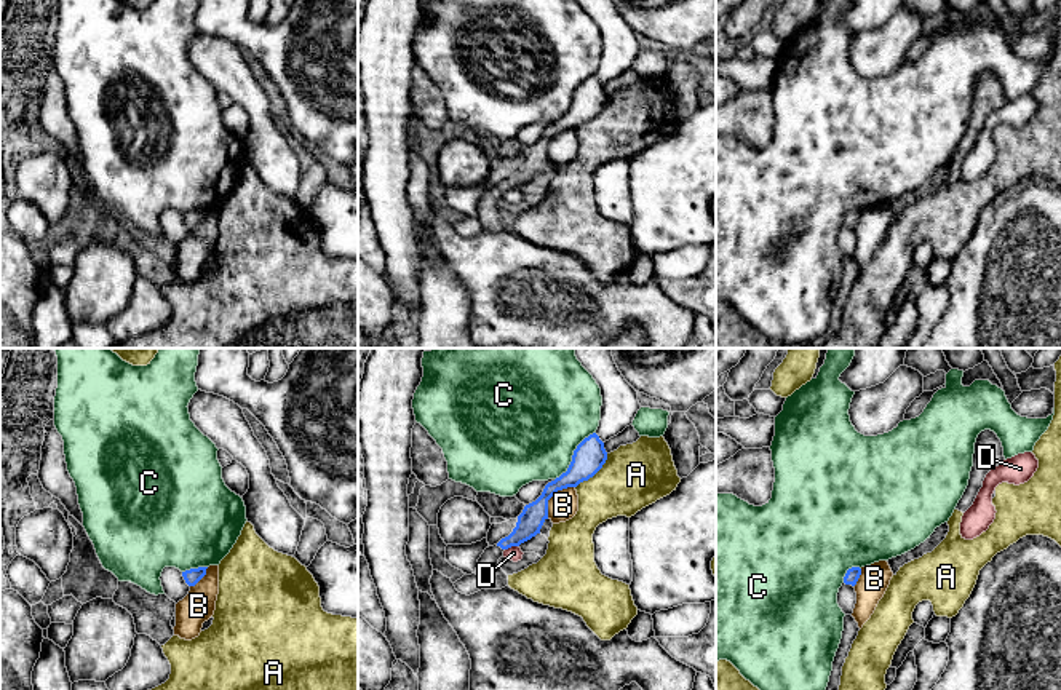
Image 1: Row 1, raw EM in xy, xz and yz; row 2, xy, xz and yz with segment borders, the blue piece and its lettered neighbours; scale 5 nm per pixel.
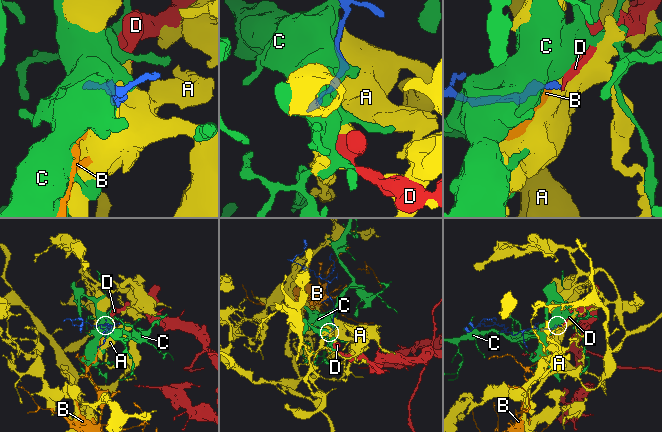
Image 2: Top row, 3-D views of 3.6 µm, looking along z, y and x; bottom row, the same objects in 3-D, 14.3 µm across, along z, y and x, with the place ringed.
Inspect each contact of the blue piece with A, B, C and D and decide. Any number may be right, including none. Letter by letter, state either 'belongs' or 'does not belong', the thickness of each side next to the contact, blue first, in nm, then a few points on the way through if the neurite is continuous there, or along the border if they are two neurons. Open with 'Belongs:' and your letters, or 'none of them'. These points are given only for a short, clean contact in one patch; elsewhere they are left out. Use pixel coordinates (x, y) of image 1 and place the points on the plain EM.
Belongs: none of them
A: does not belong; 160 nm thick on the blue side, 320 nm on the other
B: does not belong; 160 nm thick on the blue side, 150 nm on the other; border along xz (574, 128), (560, 131), (548, 142), (547, 160)
C: does not belong; 160 nm thick on the blue side, 480 nm on the other
D: does not belong; 130 nm thick on the blue side, 70 nm on the other; border along xz (518, 187), (505, 192)

